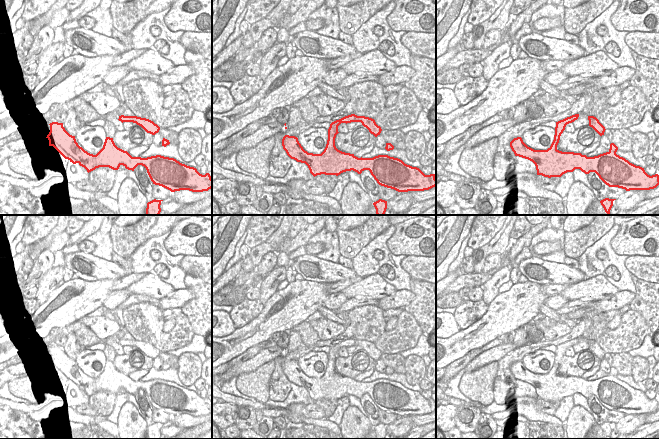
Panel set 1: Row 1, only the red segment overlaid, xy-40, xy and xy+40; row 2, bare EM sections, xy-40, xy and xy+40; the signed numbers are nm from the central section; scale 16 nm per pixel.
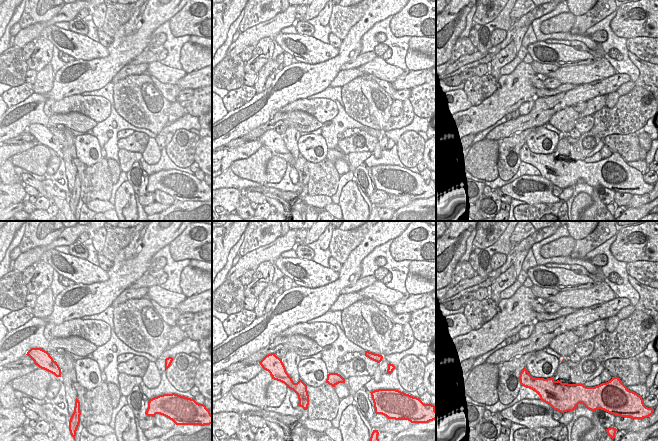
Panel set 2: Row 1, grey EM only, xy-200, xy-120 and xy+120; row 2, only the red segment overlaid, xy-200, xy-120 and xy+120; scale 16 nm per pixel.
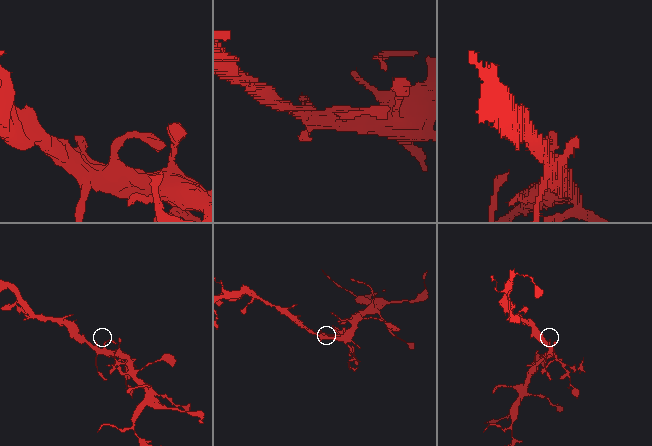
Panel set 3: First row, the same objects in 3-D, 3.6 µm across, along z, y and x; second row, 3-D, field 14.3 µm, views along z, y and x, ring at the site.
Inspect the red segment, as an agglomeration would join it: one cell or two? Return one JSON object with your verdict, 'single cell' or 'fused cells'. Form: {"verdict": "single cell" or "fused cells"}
{"verdict": "single cell"}

